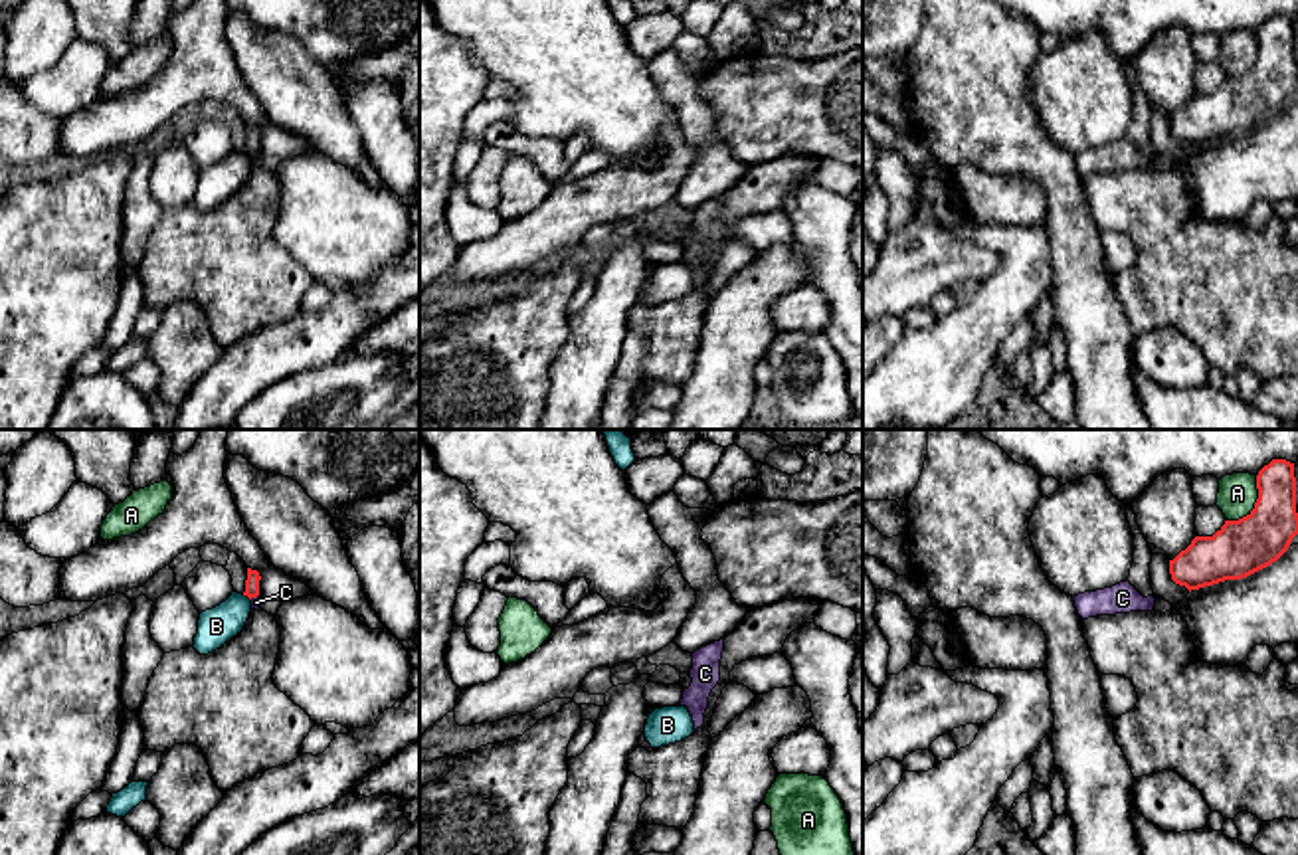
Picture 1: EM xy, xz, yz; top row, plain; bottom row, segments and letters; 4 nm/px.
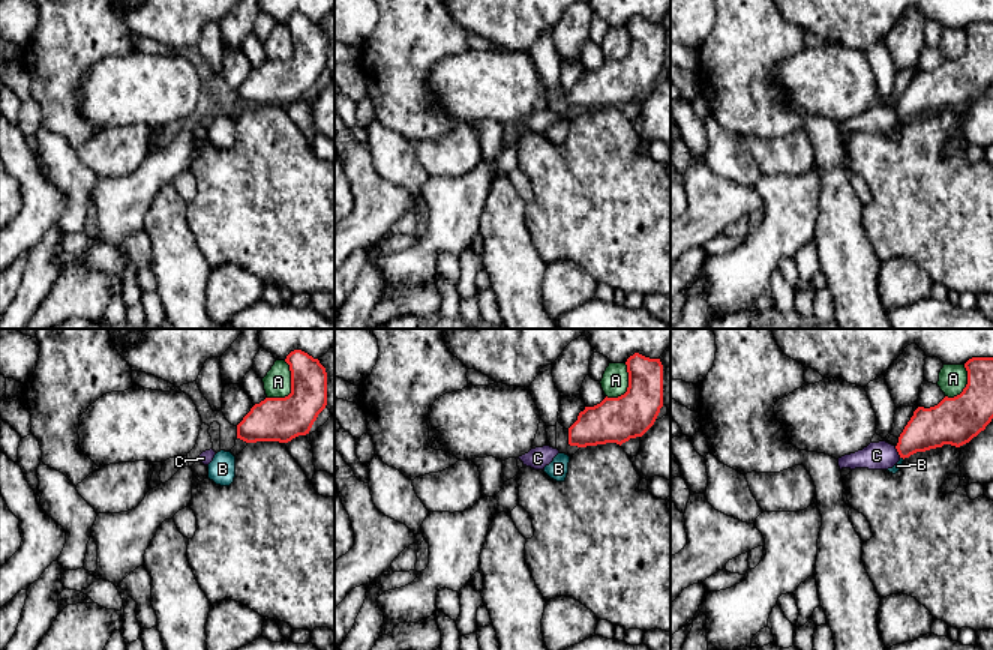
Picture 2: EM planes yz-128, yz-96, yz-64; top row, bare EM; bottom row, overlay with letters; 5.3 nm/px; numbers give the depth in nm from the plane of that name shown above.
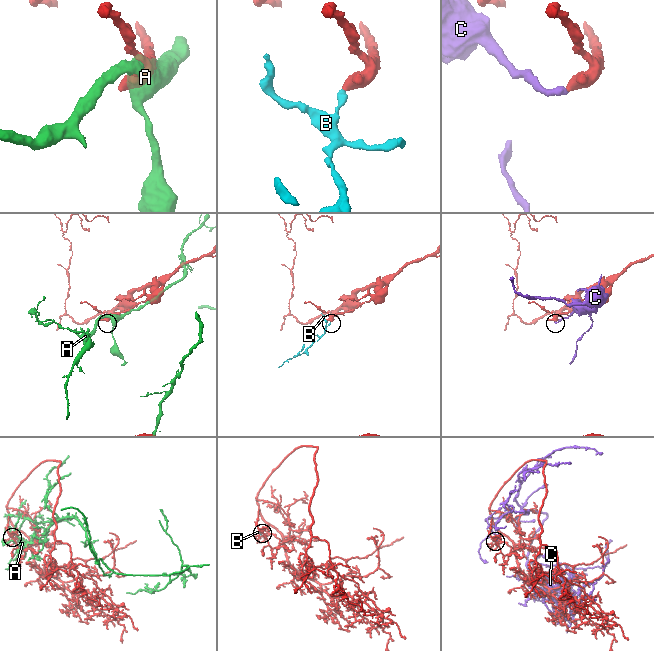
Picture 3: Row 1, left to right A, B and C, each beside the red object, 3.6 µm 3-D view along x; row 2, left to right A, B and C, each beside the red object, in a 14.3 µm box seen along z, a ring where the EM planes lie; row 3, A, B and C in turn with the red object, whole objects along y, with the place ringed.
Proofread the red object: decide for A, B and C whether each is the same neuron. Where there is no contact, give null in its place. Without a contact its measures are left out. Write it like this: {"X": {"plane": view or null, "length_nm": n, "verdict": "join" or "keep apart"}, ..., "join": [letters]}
{"A": {"plane": "yz", "length_nm": 220, "verdict": "keep apart"}, "B": {"plane": "xy", "length_nm": 50, "verdict": "keep apart"}, "C": {"plane": "xy", "length_nm": 40, "verdict": "keep apart"}, "join": []}

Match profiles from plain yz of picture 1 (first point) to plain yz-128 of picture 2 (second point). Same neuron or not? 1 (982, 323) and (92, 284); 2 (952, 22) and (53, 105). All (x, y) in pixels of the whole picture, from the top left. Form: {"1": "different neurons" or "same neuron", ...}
{"1": "different neurons", "2": "same neuron"}

